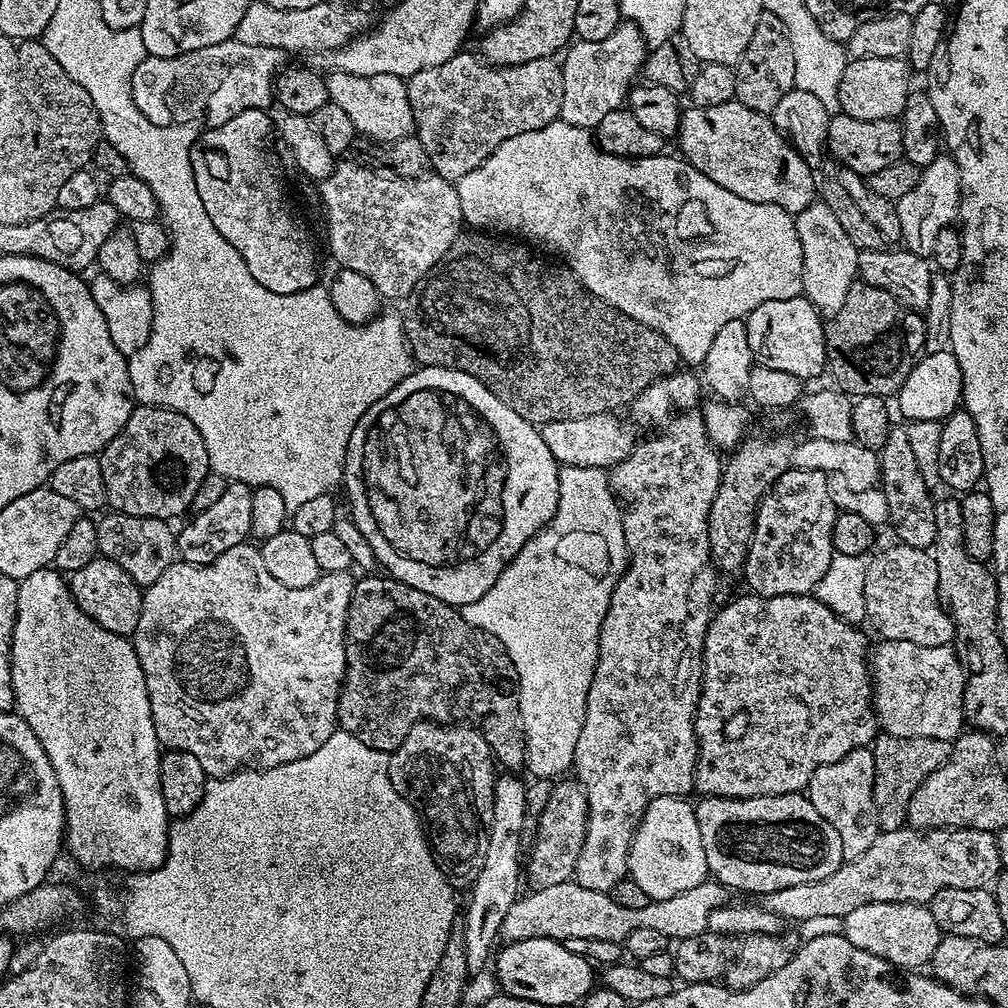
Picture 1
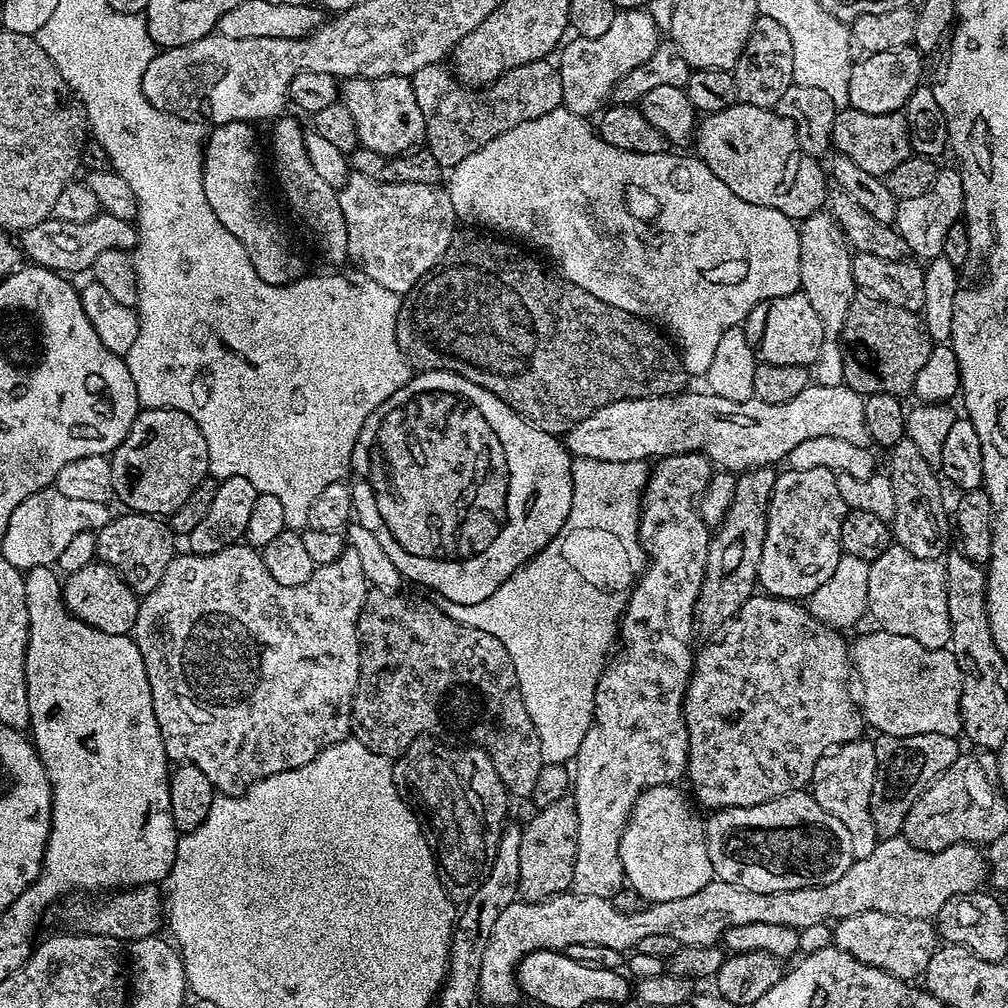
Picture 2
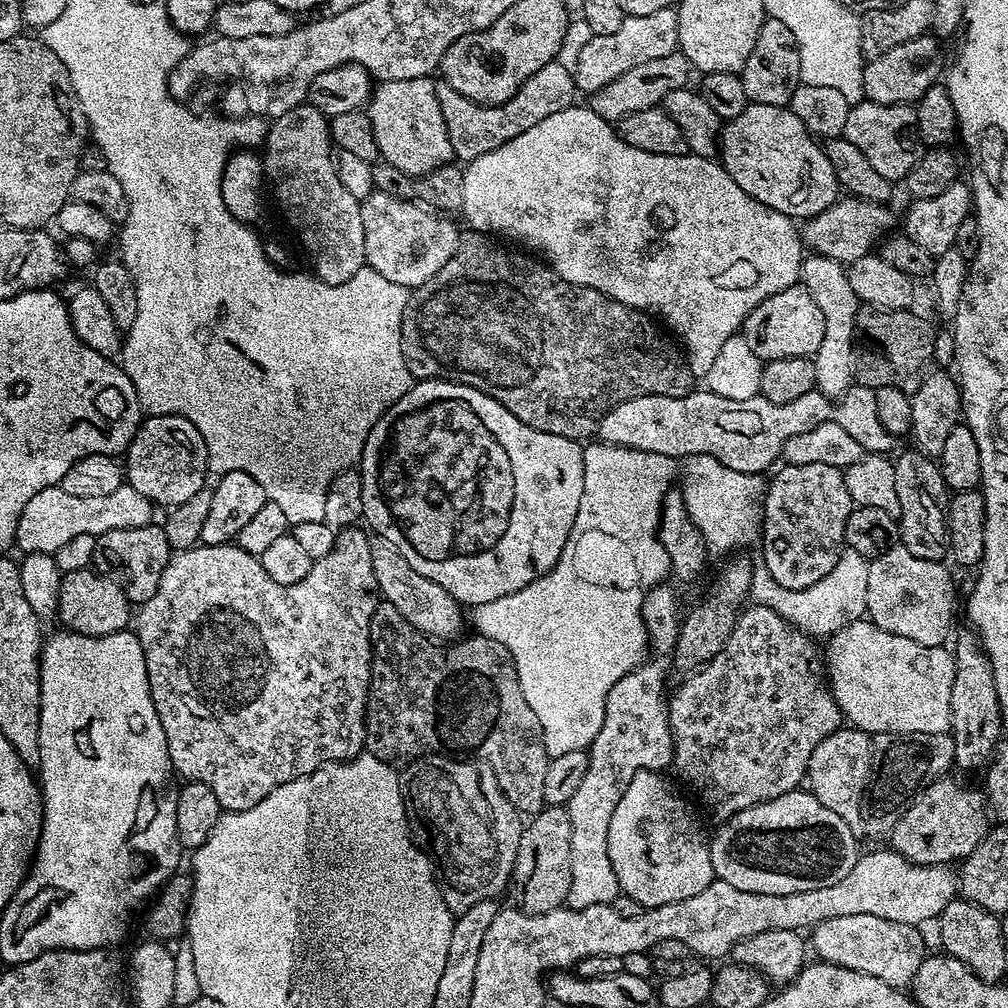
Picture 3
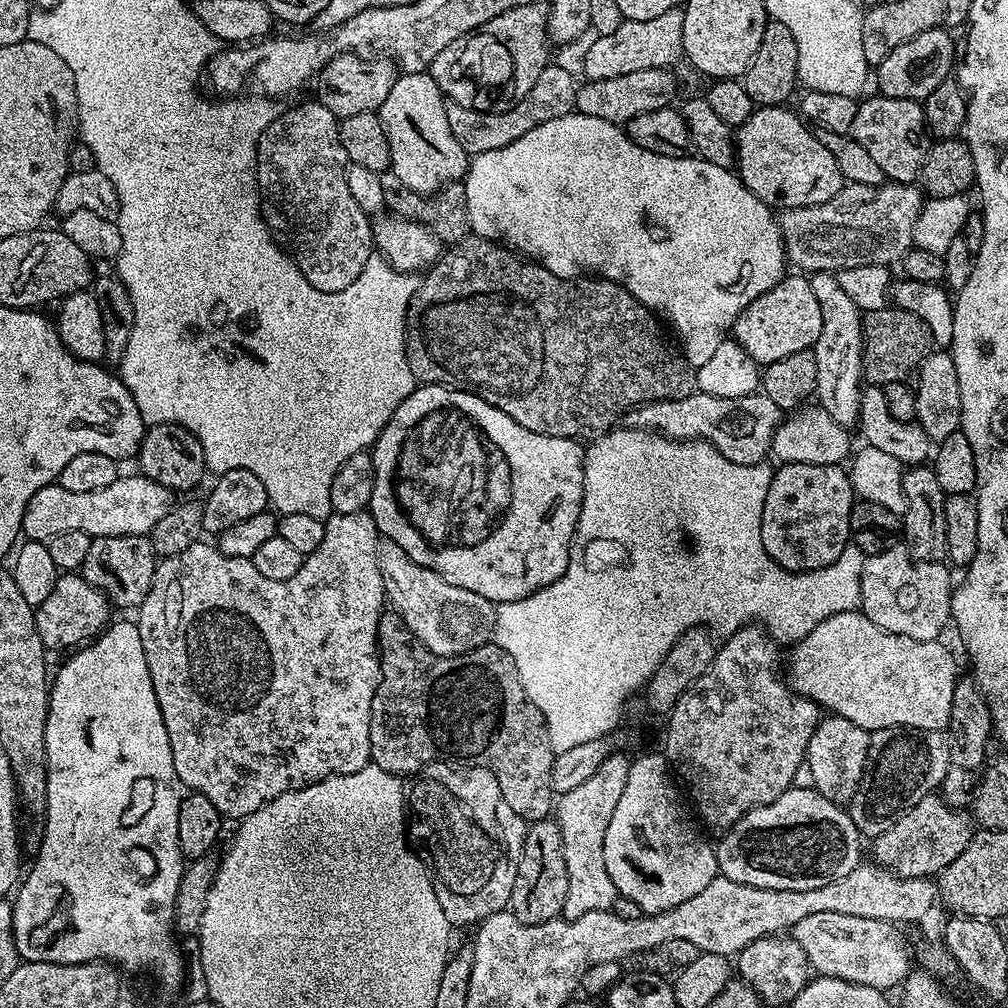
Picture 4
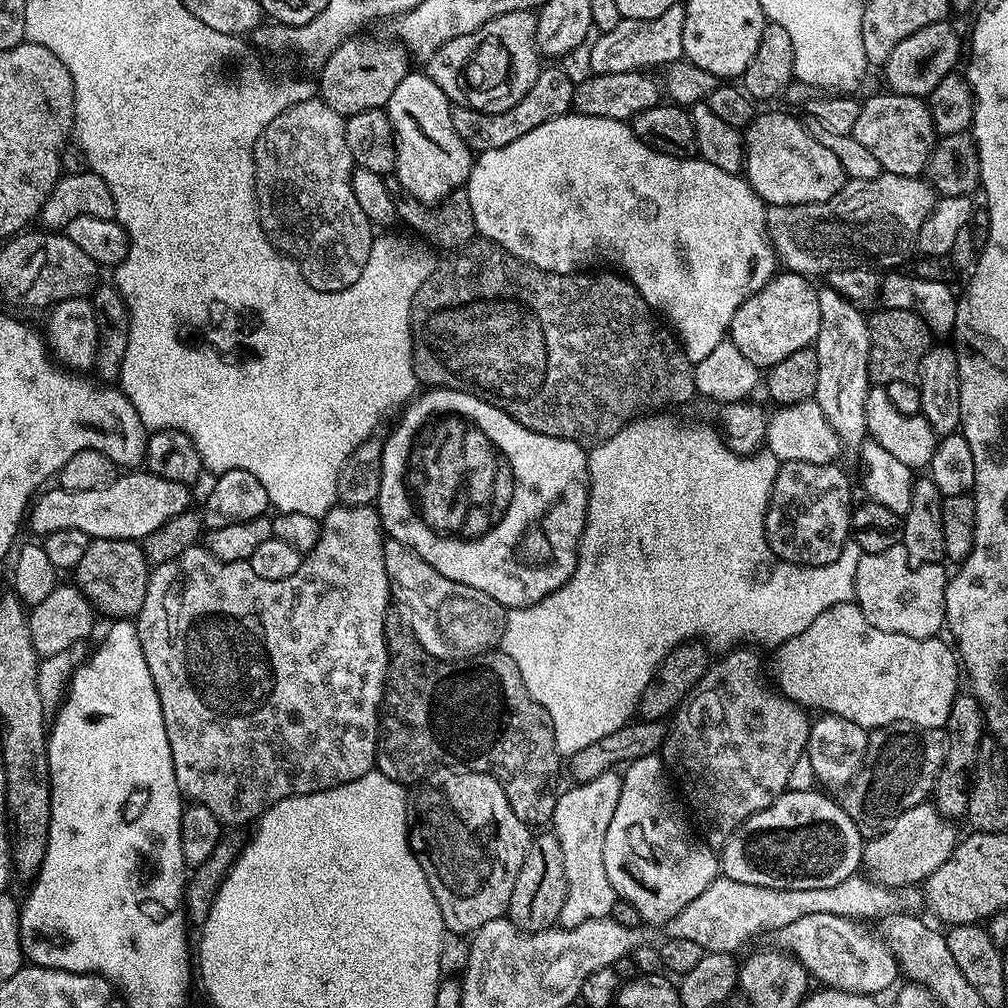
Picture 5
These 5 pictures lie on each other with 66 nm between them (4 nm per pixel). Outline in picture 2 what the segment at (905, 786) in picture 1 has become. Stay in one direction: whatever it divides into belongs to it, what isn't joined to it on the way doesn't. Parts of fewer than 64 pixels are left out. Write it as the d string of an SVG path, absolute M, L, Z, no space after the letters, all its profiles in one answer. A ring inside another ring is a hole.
M910 734L909 736L877 735L874 740L876 777L870 794L870 814L874 818L876 835L880 838L903 833L904 819L912 805L914 794L928 787L962 754L961 741L946 734Z

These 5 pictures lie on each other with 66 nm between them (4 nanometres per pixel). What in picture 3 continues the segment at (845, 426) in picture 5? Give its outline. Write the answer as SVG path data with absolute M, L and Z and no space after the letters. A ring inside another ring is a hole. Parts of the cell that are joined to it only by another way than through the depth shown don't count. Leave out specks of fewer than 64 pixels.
M815 254L805 255L800 265L800 280L804 289L810 294L810 298L818 302L818 310L822 310L824 319L822 346L818 346L814 357L816 388L826 397L838 398L854 383L856 315L859 314L862 305L850 287L845 265L840 264L834 258Z

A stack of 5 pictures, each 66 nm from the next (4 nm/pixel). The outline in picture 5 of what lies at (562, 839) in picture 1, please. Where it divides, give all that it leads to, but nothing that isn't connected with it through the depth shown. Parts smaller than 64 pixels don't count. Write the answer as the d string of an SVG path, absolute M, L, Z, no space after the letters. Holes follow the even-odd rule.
M550 832L537 839L535 837L528 847L527 856L511 890L507 919L521 932L543 932L553 927L559 921L566 888L561 844Z

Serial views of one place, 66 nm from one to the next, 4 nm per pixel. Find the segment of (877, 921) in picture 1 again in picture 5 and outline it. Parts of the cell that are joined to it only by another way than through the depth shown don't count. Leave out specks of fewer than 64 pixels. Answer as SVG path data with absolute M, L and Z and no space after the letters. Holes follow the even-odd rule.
M806 914L779 929L778 936L785 944L781 945L802 962L813 981L821 980L821 985L832 990L872 996L897 983L898 969L885 941L875 940L858 924L861 923L838 914Z

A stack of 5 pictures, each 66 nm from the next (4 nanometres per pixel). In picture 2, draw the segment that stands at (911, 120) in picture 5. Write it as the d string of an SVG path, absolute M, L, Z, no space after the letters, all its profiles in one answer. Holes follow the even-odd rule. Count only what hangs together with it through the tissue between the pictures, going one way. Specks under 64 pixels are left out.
M851 106L837 111L834 130L832 131L832 148L841 156L862 166L866 174L886 178L896 166L910 159L912 150L912 131L908 117L903 111L890 114L862 114L862 110Z

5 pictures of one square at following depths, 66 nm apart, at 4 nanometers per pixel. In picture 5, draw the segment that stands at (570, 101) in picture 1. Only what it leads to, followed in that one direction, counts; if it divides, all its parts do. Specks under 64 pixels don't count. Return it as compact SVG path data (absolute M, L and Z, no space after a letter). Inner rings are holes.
M684 5L670 6L666 14L649 20L620 19L614 30L597 35L591 41L592 49L588 52L588 64L593 73L597 72L635 72L642 65L666 66L683 57L682 28L684 26Z

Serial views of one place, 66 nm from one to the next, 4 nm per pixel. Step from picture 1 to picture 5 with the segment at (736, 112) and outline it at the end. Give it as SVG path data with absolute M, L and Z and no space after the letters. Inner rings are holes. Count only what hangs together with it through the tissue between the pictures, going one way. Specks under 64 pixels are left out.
M761 111L746 129L746 179L760 199L768 204L809 204L826 202L846 183L844 162L835 148L829 148L817 136L812 136L803 123L799 124L788 112Z

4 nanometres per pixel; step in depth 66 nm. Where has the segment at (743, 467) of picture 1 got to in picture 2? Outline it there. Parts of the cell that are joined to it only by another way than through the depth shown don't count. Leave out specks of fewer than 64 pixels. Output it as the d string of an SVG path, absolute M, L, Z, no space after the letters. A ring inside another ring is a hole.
M769 466L752 468L749 472L742 472L736 476L736 489L728 513L711 533L708 542L704 581L696 599L696 627L701 633L719 632L726 621L757 591L758 558L762 558L768 503L777 475L777 469Z

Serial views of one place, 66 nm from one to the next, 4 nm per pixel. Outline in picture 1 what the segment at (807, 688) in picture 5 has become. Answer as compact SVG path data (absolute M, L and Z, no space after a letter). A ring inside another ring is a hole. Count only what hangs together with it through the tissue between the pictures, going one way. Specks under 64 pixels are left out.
M901 640L879 641L880 645L870 652L872 678L872 706L876 710L877 725L887 735L898 738L938 738L955 741L965 731L964 678L965 671L956 649L952 646L914 646L914 642Z

